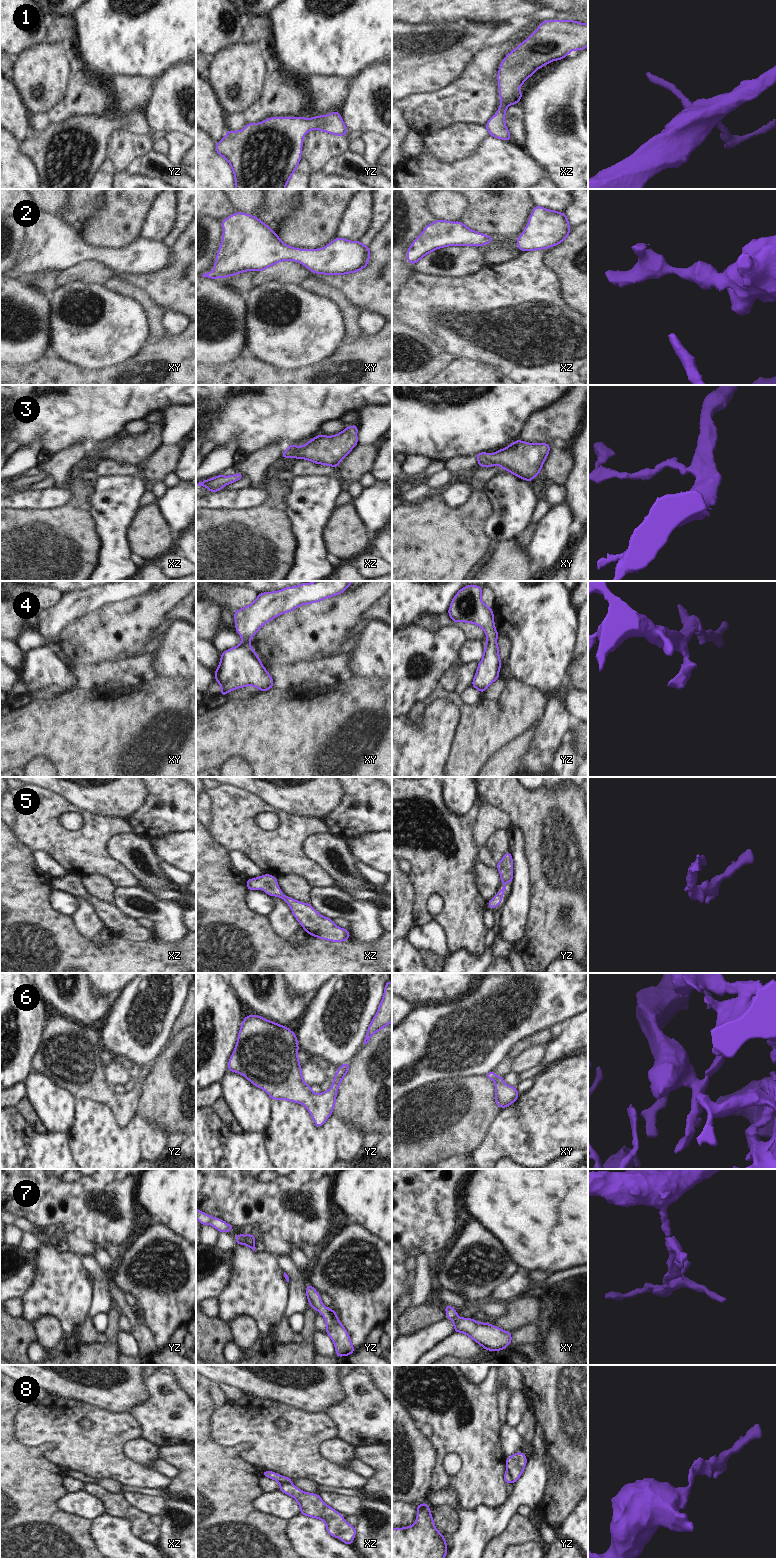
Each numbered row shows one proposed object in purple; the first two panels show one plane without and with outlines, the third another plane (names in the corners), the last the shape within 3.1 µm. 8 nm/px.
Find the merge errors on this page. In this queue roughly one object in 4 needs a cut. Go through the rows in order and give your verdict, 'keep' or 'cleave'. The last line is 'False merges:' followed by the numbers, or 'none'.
1: keep
2: keep
3: keep
4: keep
5: keep
6: keep
7: keep
8: cleave
False merges: 8

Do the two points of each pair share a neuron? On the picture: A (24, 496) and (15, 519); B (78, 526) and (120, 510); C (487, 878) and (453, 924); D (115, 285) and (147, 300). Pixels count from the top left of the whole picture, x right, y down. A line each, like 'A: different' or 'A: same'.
A: different
B: different
C: different
D: same

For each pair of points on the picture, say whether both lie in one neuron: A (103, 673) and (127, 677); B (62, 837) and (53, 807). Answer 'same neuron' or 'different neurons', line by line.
A: same neuron
B: same neuron

